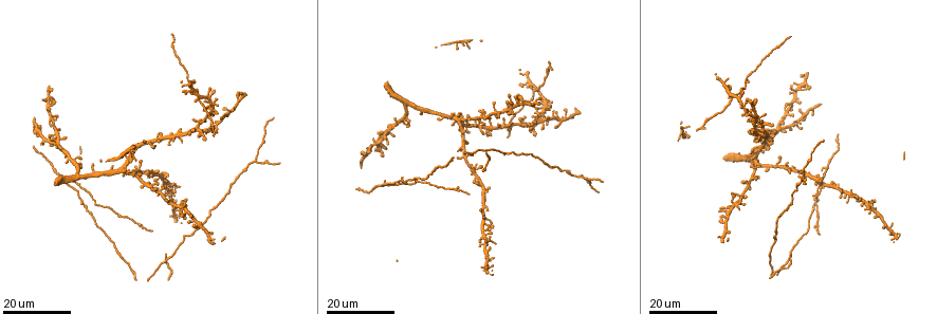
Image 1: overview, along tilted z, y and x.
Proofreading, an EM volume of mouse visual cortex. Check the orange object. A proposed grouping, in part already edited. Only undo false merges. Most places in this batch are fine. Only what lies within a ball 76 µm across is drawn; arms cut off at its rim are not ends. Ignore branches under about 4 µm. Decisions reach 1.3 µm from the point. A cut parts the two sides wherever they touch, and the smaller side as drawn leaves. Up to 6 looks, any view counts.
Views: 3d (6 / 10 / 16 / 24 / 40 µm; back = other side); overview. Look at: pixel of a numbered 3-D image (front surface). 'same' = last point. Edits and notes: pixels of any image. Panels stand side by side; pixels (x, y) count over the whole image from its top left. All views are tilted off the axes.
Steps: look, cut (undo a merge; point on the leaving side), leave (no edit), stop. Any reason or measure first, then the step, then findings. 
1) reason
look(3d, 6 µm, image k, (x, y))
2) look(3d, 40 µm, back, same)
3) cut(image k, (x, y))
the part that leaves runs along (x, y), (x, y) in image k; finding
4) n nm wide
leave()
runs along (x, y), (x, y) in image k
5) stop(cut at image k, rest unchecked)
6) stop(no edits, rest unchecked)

four or more arms meet
look(3d, 16 µm, image 1, (532, 92))

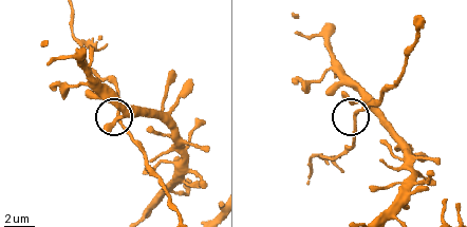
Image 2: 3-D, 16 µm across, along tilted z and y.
look(3d, 6 µm, image 2, (356, 112))

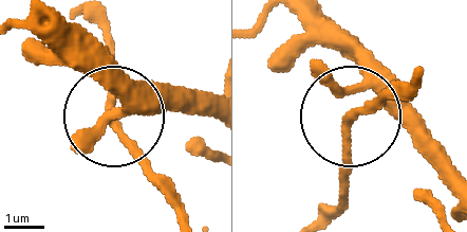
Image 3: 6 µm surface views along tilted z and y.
leave()
one cell here

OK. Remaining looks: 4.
three-way junction
look(3d, 24 µm, image 1, (129, 157))

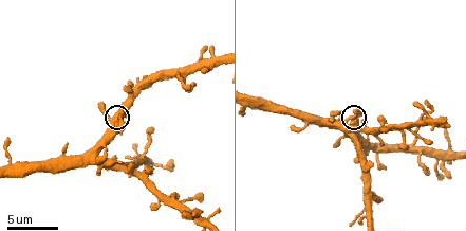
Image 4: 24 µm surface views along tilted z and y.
zoom in
look(3d, 10 µm, image 4, (121, 121))

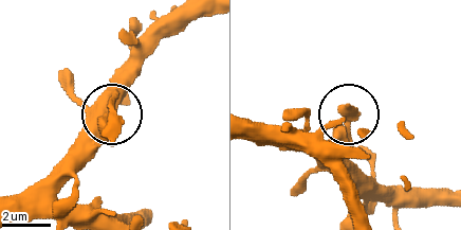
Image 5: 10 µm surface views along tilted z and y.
side arm 29 µm
leave()
one cell here

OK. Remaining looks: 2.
stop(no edits, rest unchecked)

